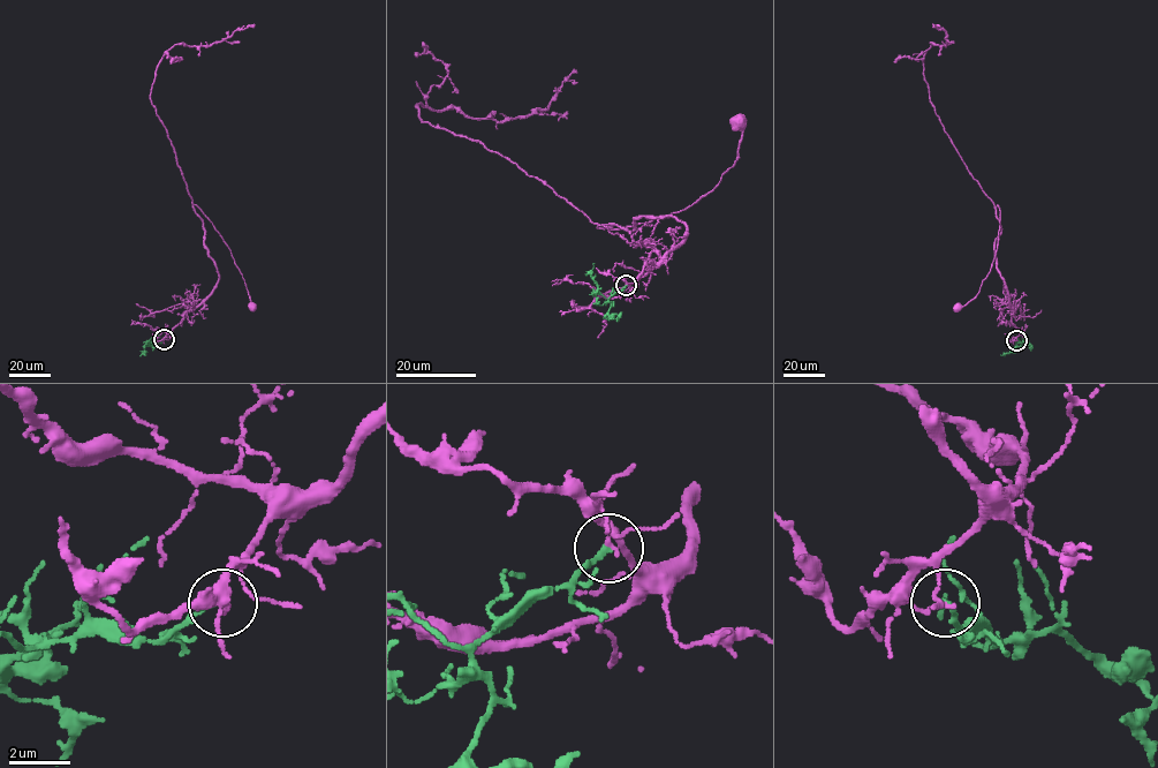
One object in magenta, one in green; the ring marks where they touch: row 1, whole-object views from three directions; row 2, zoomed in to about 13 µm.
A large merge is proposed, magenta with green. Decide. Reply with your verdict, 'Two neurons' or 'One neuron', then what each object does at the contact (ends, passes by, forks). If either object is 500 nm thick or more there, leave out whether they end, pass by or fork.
Two neurons. At the ring magenta ends. At the ring green ends

